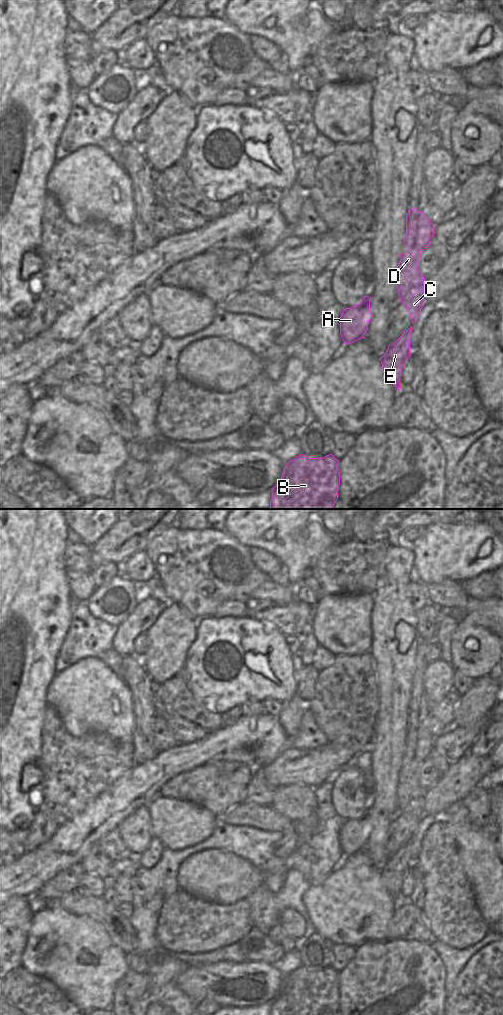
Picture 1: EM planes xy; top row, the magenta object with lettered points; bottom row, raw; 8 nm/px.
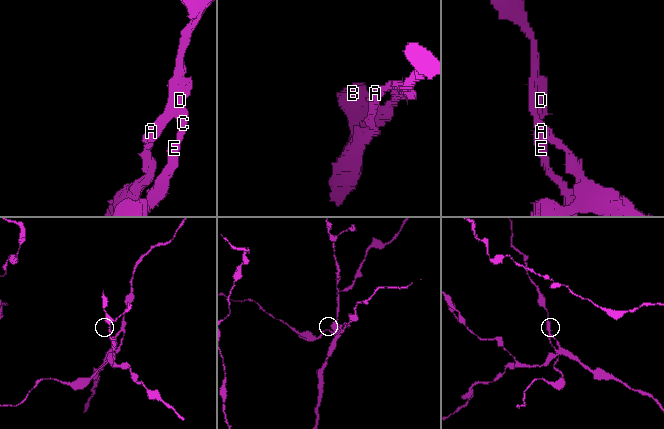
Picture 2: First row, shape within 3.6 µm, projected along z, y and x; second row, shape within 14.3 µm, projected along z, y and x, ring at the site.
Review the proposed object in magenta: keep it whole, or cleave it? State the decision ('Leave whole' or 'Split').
Split.

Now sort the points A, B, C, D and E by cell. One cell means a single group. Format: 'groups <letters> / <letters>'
groups A B / C D E

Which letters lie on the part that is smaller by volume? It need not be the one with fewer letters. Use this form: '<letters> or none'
C, D, E

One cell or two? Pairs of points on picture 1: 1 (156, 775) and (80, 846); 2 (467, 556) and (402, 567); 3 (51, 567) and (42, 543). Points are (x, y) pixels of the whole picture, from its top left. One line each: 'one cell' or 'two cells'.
1: one cell
2: two cells
3: one cell

